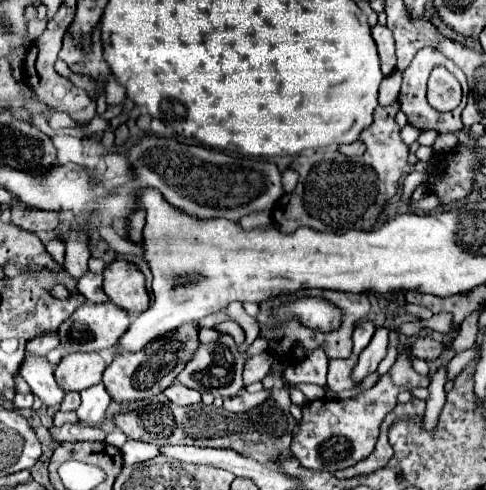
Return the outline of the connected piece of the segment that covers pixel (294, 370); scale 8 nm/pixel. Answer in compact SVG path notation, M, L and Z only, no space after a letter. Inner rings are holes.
M319 348L313 354L309 354L303 362L293 364L283 372L283 378L287 378L289 384L325 386L325 376L327 376L327 356Z

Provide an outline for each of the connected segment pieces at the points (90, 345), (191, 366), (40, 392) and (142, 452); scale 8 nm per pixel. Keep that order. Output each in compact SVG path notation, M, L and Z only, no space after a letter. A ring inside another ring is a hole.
M103 302L103 304L83 304L83 308L77 308L61 326L59 326L59 340L61 340L61 348L71 354L71 352L95 352L95 350L105 350L111 348L111 344L115 344L115 340L119 336L123 336L123 332L127 330L129 324L129 316L127 312L123 312L121 308L115 308L115 304L111 302Z
M221 334L219 340L209 342L209 344L201 344L195 350L193 358L185 364L183 372L177 376L177 382L187 388L193 388L199 392L211 392L213 396L221 396L221 398L237 396L239 390L243 388L243 378L241 378L243 364L245 364L245 358L239 354L233 336Z
M31 356L25 358L25 362L21 364L21 376L31 386L31 392L37 398L41 398L45 408L55 408L61 404L65 392L59 388L59 384L55 384L53 370L47 358L43 360L31 360Z
M127 440L127 444L121 448L121 454L123 454L123 466L131 466L131 464L137 464L137 462L143 462L143 460L149 460L153 456L157 456L157 446L153 444L143 444L143 442L133 442L133 440Z

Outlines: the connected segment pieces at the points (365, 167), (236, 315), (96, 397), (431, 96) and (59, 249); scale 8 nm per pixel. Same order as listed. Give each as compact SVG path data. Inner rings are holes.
M397 102L391 106L379 106L375 110L375 122L371 128L361 132L361 142L367 146L365 154L361 156L349 158L331 146L319 148L311 154L301 154L293 160L291 168L299 172L299 184L291 194L283 196L273 210L273 220L283 234L291 234L299 226L329 234L373 230L385 202L395 196L399 178L409 172L409 148L399 138L399 128L395 122L397 112Z
M229 302L227 308L225 308L225 314L227 314L233 322L237 322L247 336L259 336L257 320L251 318L251 316L243 310L243 304L241 304L241 302ZM247 328L249 328L249 332L247 332Z
M95 384L81 392L81 406L77 408L79 422L87 426L101 426L105 420L105 412L109 408L111 398L107 396L107 390L103 384Z
M435 67L427 84L427 100L435 110L451 110L461 102L461 84L444 67Z
M51 240L51 242L47 242L45 246L47 246L49 254L51 254L59 264L63 264L63 260L65 260L65 244L63 244L61 240Z

